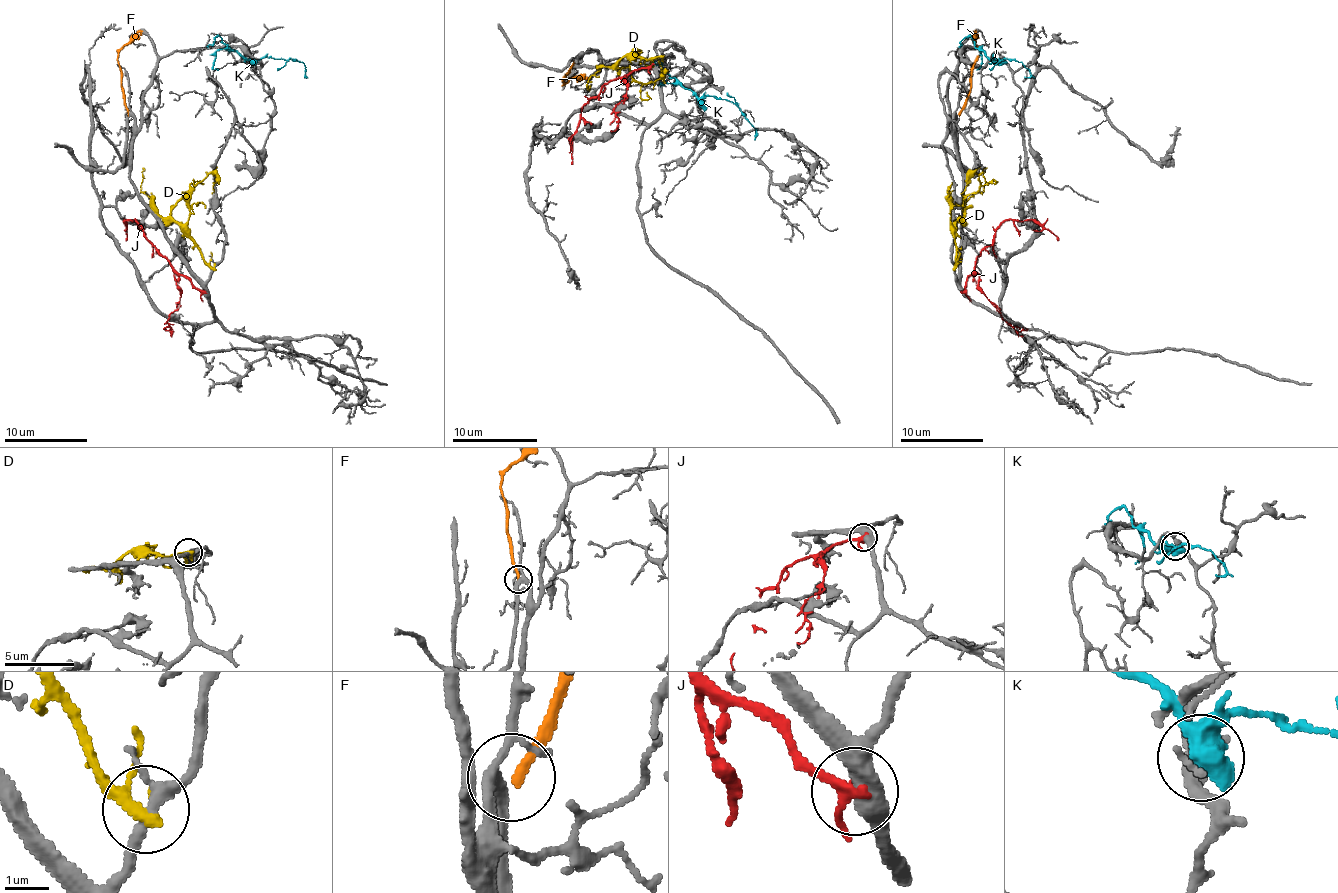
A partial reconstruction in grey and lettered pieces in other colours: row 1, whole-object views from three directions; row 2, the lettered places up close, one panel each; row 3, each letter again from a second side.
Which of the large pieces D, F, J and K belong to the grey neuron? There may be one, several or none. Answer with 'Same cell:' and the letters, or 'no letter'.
Same cell: no letter

